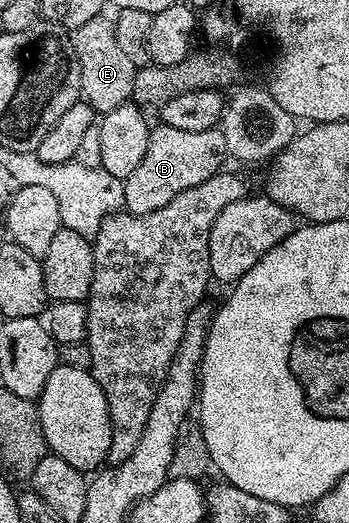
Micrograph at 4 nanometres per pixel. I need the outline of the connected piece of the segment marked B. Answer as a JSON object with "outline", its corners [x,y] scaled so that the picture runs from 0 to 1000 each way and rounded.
{"outline":[[[473,235],[438,241],[424,252],[418,294],[395,323],[384,323],[384,331],[355,344],[352,402],[372,411],[441,407],[441,400],[487,392],[510,369],[533,369],[533,361],[556,361],[556,354],[602,346],[602,338],[622,335],[645,317],[642,304],[653,302],[648,266],[628,241],[579,247],[579,254],[499,247],[499,239]]]}

